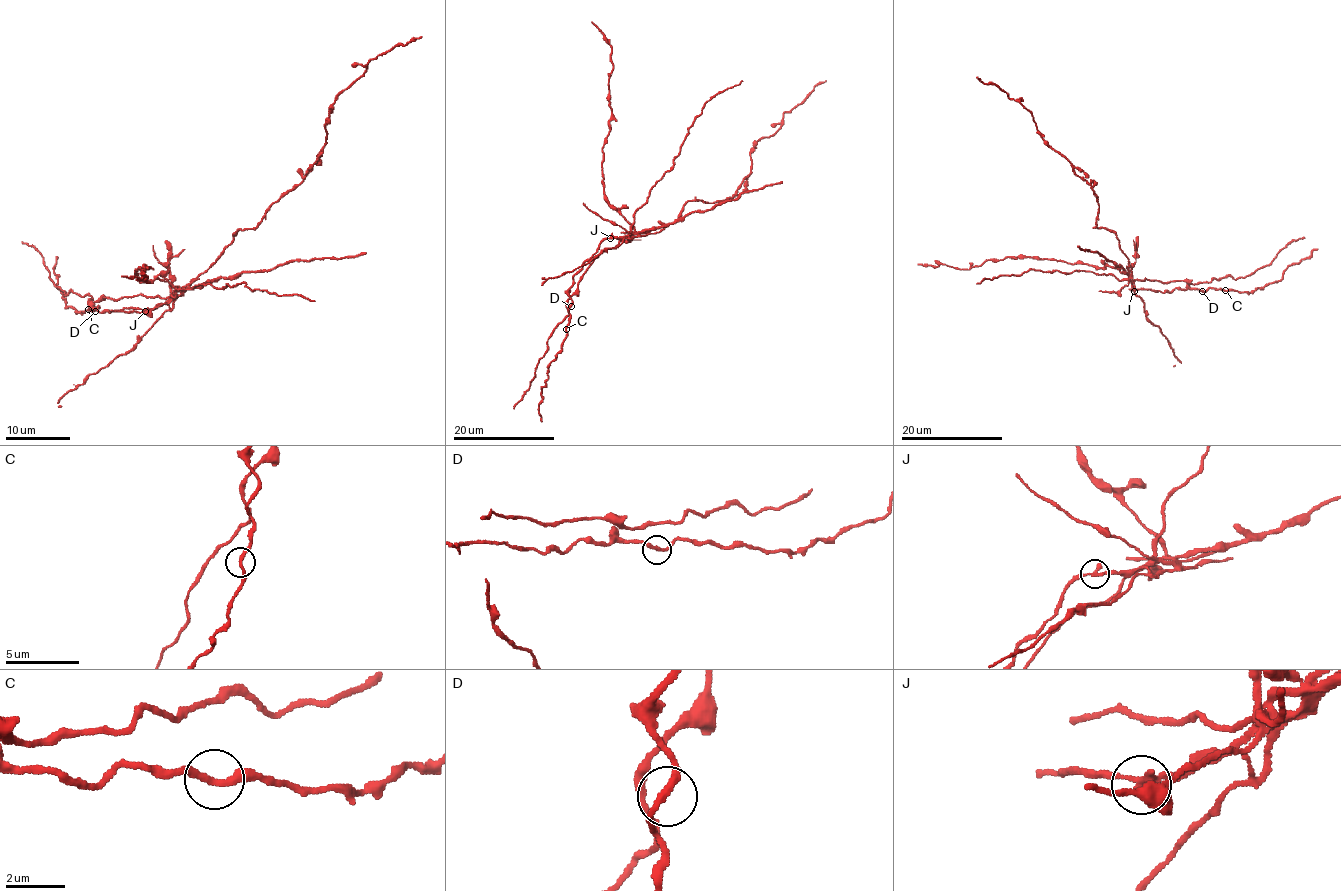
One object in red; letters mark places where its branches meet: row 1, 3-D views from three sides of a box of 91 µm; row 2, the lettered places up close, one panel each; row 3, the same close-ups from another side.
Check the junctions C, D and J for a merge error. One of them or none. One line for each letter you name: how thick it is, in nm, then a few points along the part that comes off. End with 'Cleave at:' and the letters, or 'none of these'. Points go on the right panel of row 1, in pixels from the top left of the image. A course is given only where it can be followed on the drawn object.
J: calibre 240 nm; course (1134, 291), (1129, 258), (1118, 237), (1096, 227), (1093, 190), (1042, 137), (1023, 106), (976, 76)
Cleave at: J

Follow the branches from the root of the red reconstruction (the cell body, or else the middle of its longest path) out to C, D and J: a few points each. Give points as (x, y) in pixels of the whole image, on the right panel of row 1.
C: (1120, 250), (1128, 257), (1134, 290), (1225, 290)
D: (1120, 250), (1128, 257), (1129, 280), (1134, 290), (1150, 289), (1163, 293), (1196, 288), (1202, 291)
J: (1120, 250), (1129, 261), (1129, 280), (1134, 291)

